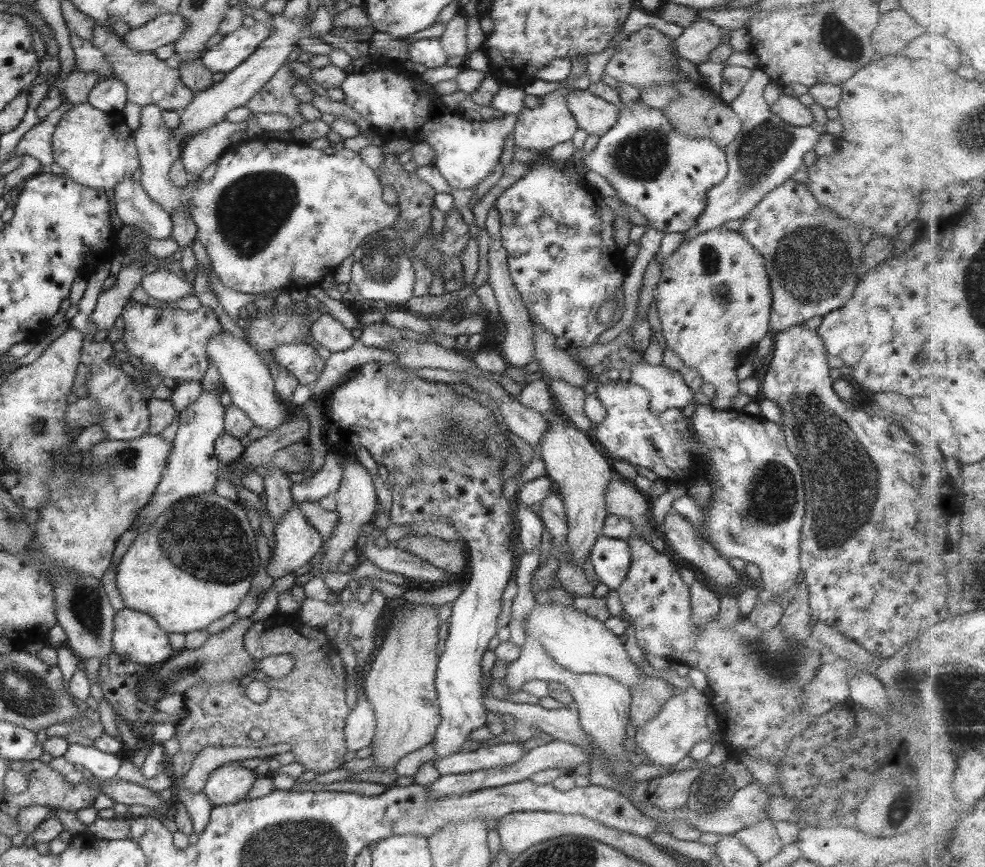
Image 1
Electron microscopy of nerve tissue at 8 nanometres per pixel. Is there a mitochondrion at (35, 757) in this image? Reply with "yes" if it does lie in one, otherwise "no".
no

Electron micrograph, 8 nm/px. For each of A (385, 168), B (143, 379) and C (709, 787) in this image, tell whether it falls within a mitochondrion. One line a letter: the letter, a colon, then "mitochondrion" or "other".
A: other
B: other
C: mitochondrion

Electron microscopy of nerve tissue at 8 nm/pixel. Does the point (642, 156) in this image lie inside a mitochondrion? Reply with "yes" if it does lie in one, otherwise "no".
yes

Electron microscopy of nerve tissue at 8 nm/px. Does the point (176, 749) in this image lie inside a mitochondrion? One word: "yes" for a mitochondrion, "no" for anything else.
no

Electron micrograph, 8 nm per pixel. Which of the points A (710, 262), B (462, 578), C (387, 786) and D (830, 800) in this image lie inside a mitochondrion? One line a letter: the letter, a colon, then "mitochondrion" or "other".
A: mitochondrion
B: other
C: other
D: other

